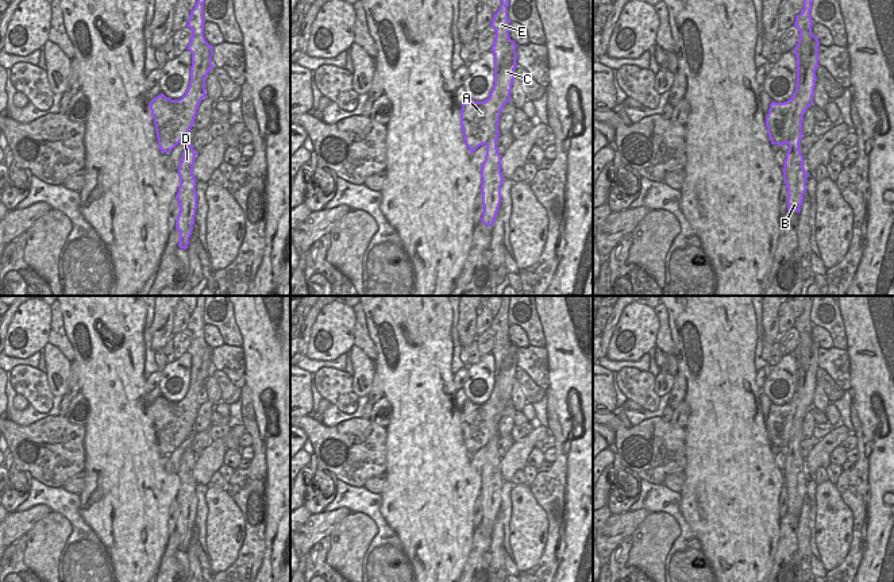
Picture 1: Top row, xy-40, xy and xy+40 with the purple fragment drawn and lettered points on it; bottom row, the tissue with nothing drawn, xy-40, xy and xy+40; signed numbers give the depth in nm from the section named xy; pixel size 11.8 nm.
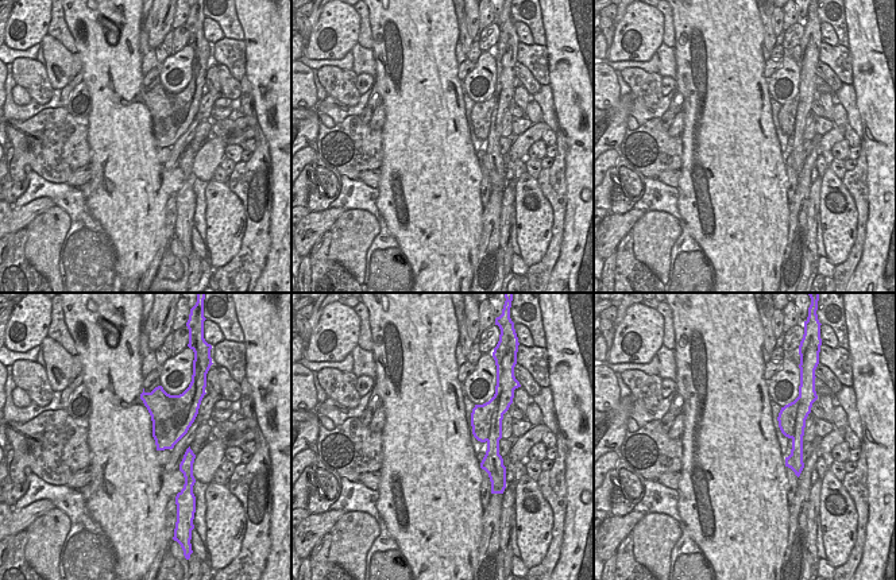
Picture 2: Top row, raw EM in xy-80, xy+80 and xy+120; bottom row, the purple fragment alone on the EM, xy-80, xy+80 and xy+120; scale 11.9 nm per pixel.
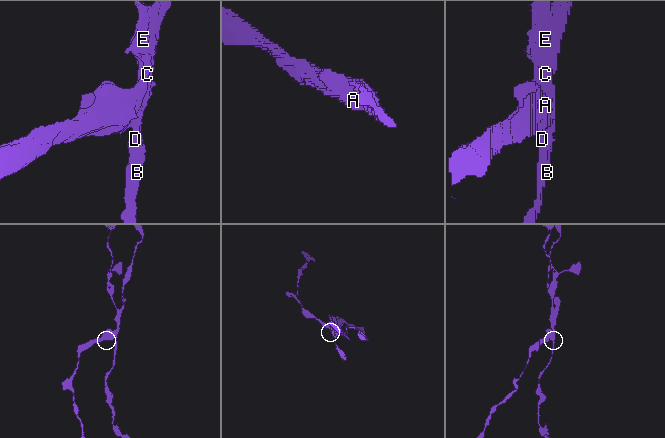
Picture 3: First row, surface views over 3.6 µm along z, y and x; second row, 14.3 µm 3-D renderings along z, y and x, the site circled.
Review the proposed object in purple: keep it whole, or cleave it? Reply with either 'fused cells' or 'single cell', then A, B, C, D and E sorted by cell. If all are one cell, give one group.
fused cells; A E / B C D

